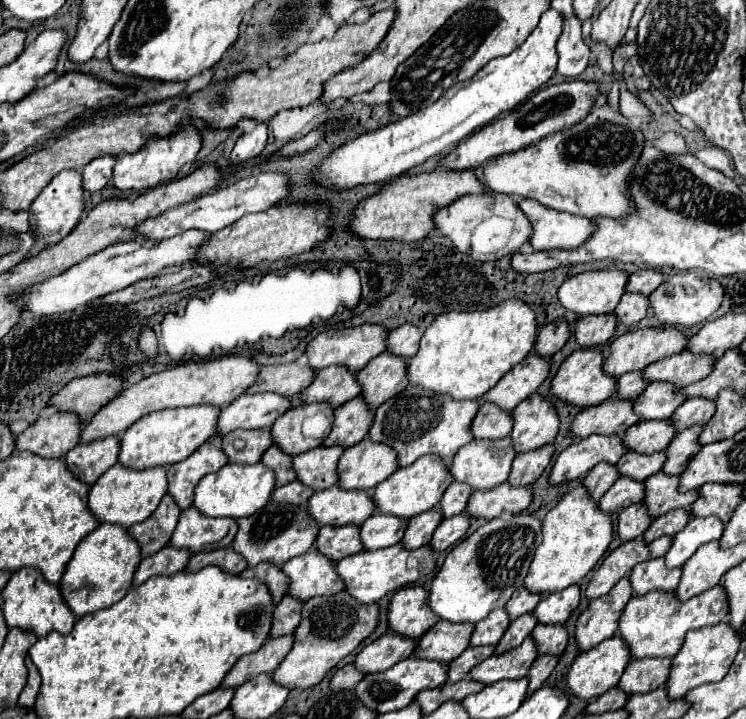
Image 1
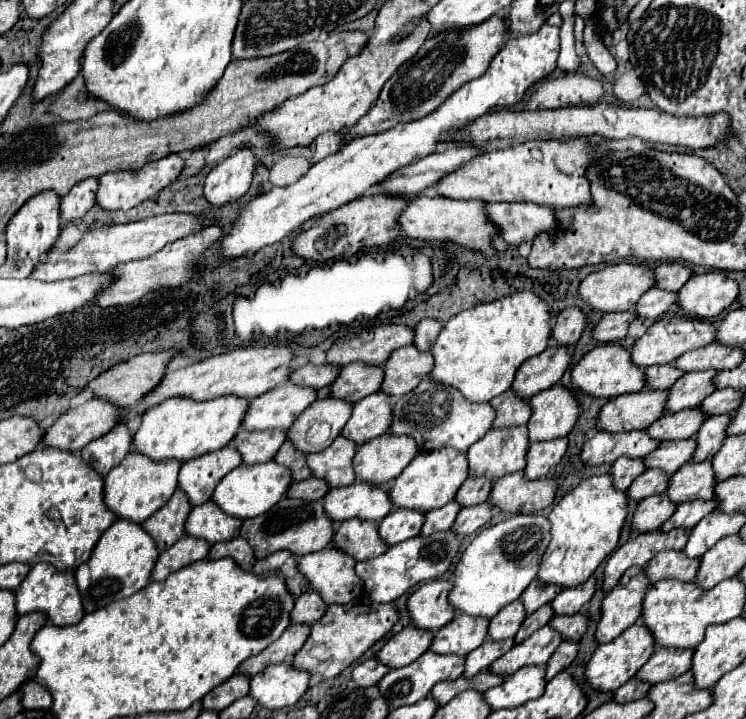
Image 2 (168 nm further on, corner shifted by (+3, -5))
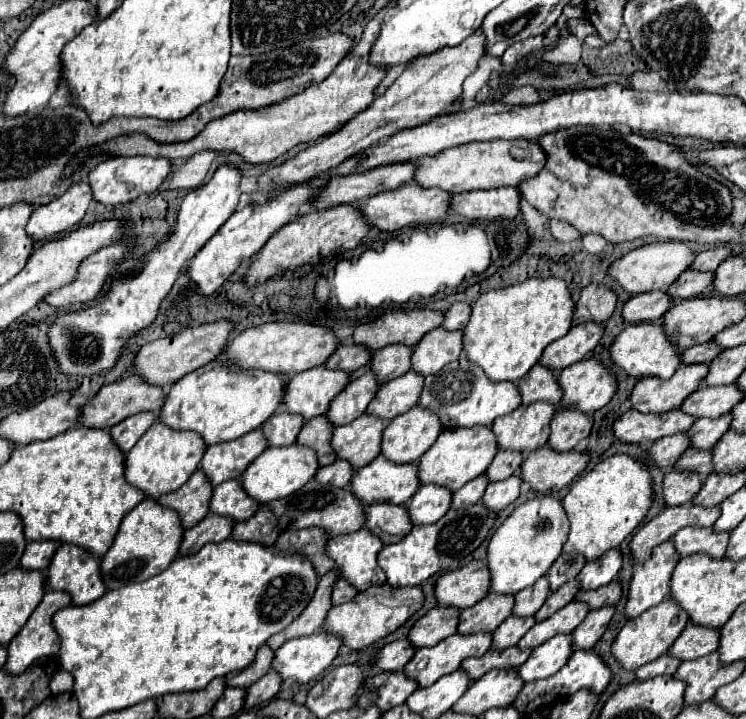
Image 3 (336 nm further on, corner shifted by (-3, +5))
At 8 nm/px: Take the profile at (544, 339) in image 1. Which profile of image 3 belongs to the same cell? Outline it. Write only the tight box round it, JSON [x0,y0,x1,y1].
[572,284,616,326]

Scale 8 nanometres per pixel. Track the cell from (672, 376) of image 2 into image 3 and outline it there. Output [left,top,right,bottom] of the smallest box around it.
[680,342,720,364]

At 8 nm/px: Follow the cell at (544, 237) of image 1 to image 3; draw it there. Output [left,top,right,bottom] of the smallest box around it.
[452,188,520,220]

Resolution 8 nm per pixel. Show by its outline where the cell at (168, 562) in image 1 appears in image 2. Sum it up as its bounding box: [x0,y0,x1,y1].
[152,536,210,580]

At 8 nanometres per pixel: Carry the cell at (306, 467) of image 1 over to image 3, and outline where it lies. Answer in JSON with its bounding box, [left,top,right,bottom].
[332,414,386,470]

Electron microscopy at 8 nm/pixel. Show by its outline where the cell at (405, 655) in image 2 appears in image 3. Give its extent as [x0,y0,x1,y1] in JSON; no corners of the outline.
[406,606,460,648]

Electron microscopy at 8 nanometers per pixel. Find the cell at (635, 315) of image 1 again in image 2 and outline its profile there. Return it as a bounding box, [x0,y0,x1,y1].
[636,288,676,320]

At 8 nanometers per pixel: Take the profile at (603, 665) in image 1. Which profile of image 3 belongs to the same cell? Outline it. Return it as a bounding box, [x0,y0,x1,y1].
[610,600,688,672]

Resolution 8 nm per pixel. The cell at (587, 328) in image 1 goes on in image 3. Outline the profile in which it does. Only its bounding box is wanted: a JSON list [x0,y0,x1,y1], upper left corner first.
[622,292,672,322]

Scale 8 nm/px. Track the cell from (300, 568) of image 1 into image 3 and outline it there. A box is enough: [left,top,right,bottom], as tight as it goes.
[324,528,382,590]

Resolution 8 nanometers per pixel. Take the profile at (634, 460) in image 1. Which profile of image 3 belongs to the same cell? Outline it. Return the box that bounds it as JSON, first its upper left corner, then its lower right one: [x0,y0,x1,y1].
[686,414,730,450]

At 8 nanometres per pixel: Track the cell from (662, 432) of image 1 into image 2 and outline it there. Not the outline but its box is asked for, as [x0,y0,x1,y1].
[648,408,708,442]

